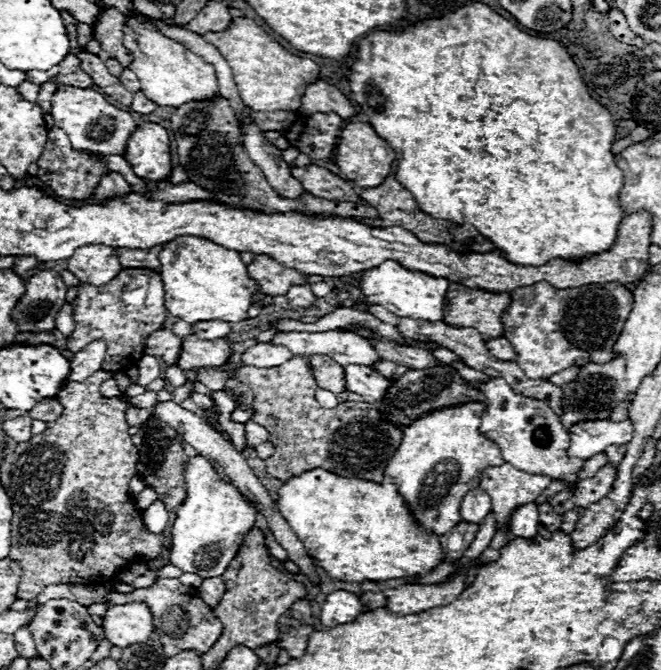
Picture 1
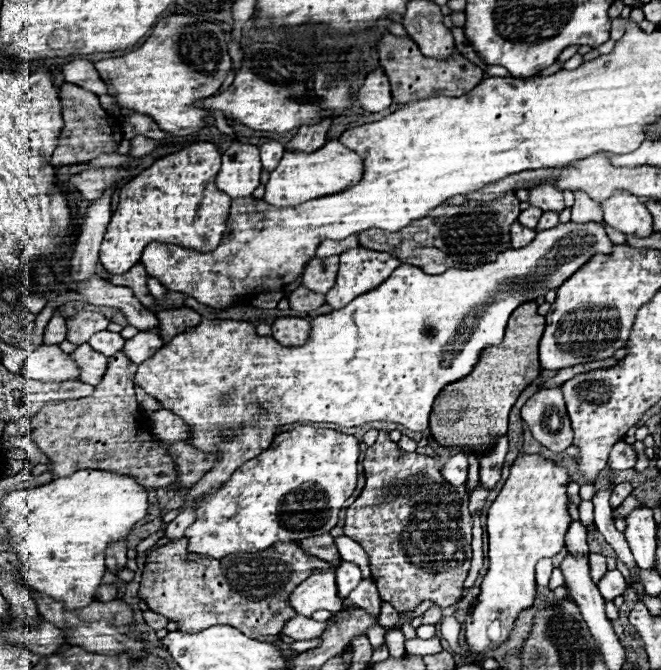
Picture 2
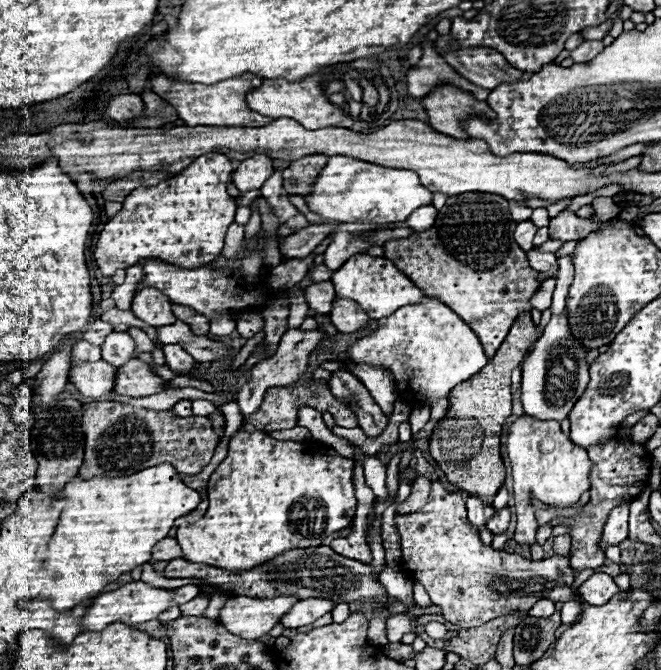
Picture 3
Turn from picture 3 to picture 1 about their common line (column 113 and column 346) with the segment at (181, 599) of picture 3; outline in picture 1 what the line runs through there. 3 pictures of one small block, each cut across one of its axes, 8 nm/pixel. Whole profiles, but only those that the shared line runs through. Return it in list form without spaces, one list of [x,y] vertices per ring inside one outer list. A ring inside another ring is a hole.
[[[336,590],[326,596],[320,610],[320,622],[324,628],[336,628],[340,624],[352,622],[360,614],[362,614],[362,604],[358,596],[346,590]]]

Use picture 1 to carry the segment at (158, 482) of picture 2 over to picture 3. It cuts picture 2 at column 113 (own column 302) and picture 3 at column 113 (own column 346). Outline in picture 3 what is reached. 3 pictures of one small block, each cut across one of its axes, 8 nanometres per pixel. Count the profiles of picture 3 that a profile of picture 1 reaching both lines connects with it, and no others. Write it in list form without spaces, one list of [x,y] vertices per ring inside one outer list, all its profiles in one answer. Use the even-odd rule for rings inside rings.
[[[90,402],[82,408],[82,430],[86,432],[86,456],[78,472],[82,480],[94,476],[130,476],[158,464],[172,464],[178,472],[198,474],[210,462],[218,444],[206,416],[180,418],[172,410],[156,412],[118,402]]]

